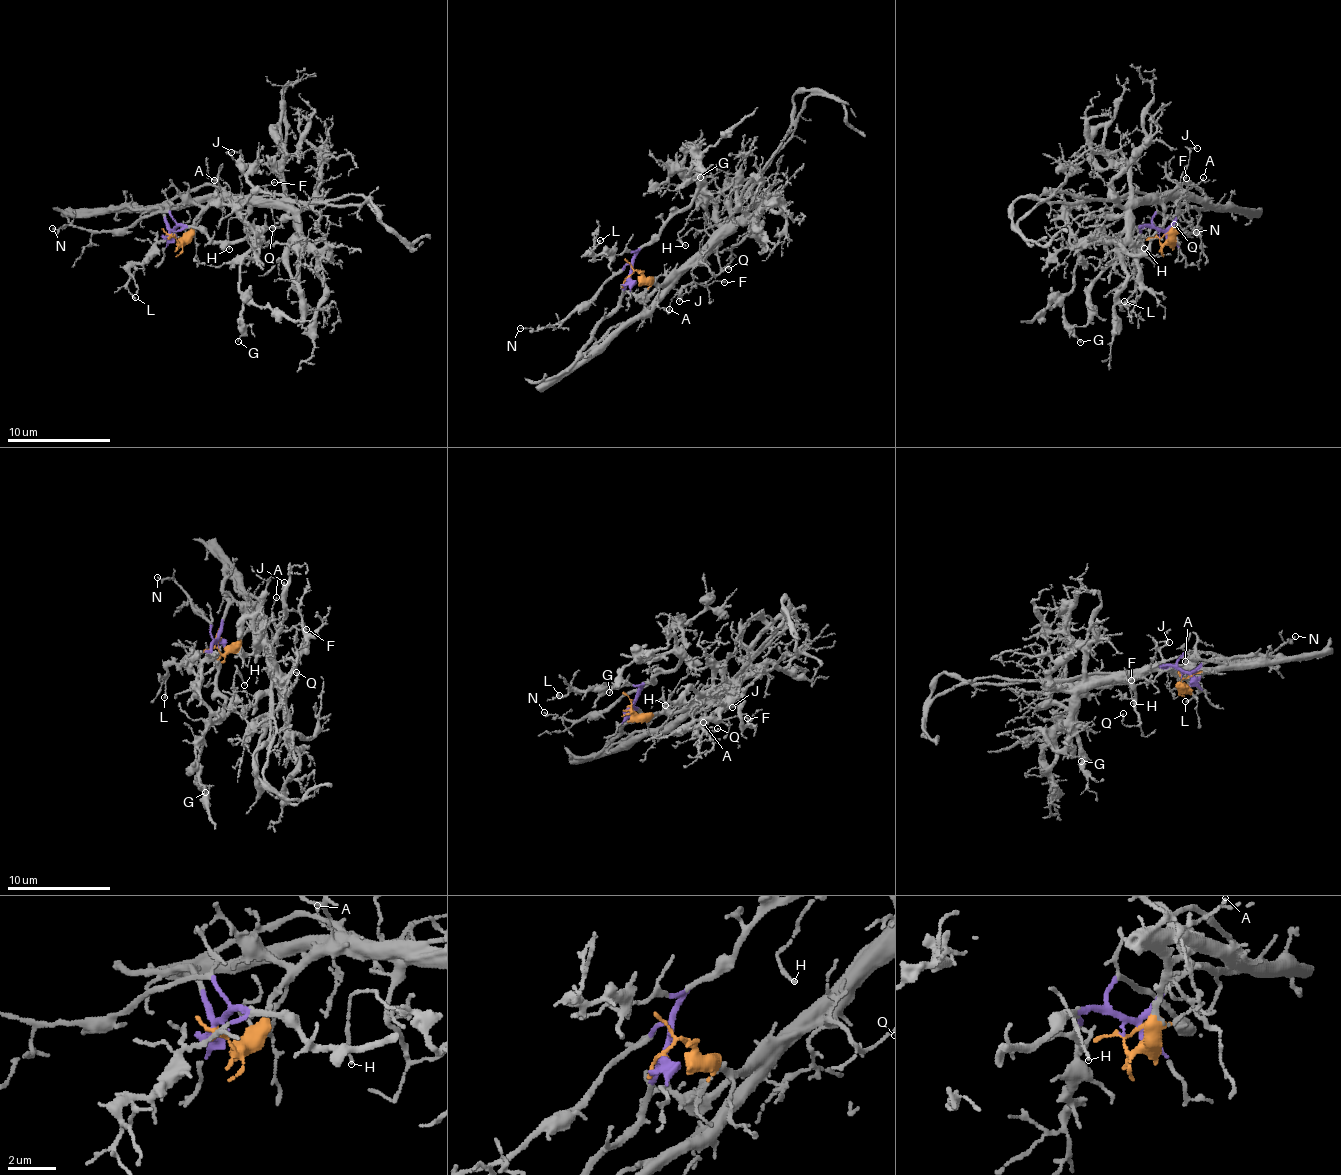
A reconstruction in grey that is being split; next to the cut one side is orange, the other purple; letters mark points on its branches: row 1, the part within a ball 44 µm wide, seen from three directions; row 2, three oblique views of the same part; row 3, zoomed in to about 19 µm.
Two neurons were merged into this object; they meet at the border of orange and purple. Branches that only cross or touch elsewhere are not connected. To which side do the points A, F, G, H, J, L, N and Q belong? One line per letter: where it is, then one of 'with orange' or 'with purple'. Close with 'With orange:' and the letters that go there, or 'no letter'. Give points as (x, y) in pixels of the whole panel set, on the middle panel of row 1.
A: (669, 309) | with orange
F: (724, 282) | with orange
G: (700, 177) | with purple
H: (685, 245) | with purple
J: (679, 301) | with orange
L: (600, 240) | with purple
N: (520, 328) | with purple
Q: (728, 269) | with orange
With orange: A, F, J, Q

